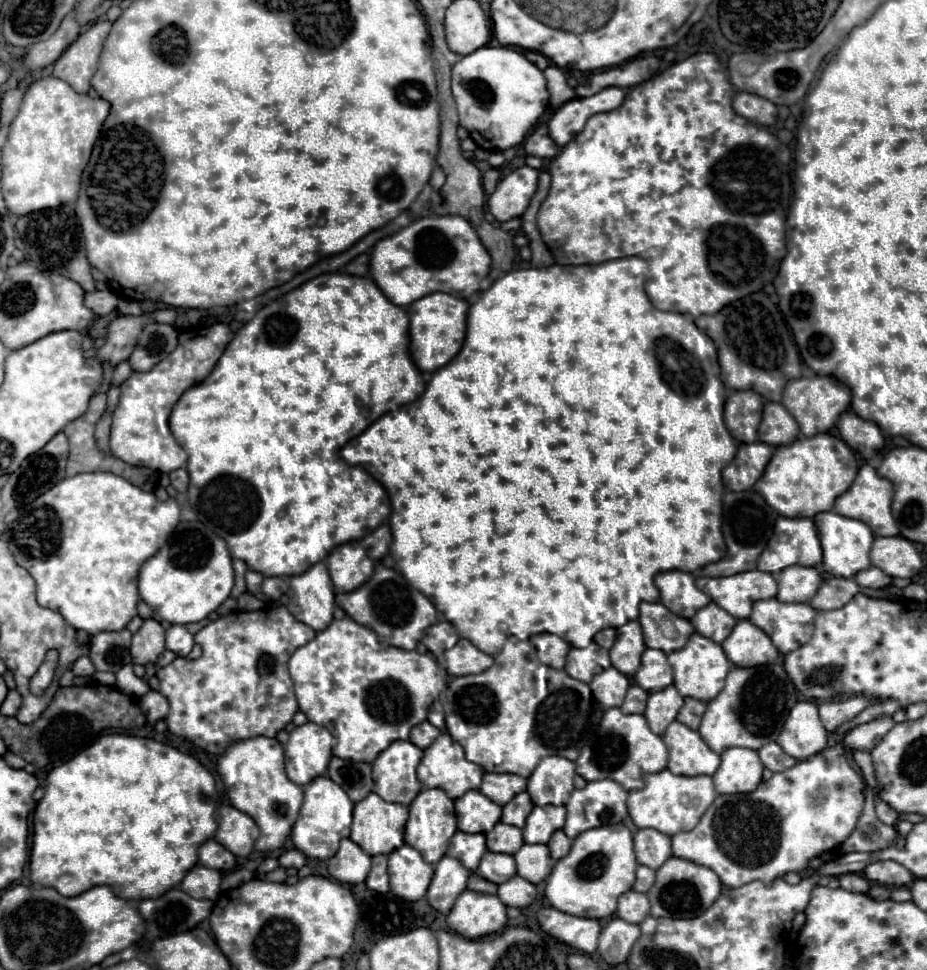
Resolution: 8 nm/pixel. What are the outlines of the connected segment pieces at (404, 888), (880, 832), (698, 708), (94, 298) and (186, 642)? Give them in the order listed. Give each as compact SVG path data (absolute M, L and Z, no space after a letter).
M404 844L388 854L388 876L390 890L404 900L420 900L432 880L434 866L424 862L422 854L412 846Z
M868 792L868 800L864 804L864 810L858 818L856 830L852 836L848 836L840 846L838 852L876 852L880 848L886 848L888 844L898 842L898 832L894 826L886 826L878 820L874 812L874 802L872 802L872 792Z
M686 698L686 702L680 708L676 720L680 720L682 724L688 724L688 728L698 728L700 720L702 720L702 714L704 714L704 708L706 708L706 704L702 700Z
M96 290L96 292L88 292L84 298L84 304L94 312L94 316L108 316L110 312L116 310L118 304L118 296L110 290Z
M170 626L166 630L166 642L164 644L166 644L166 650L174 652L176 656L188 656L192 646L194 646L194 638L184 626Z

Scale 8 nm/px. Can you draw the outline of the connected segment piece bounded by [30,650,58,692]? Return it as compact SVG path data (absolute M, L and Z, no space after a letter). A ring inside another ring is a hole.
M50 650L42 662L42 666L38 668L38 672L32 676L30 680L30 688L32 692L42 692L50 682L52 682L52 672L56 668L58 662L58 650Z

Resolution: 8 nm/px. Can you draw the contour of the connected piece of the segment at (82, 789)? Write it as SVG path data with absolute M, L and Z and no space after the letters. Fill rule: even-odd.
M106 734L106 736L98 738L92 746L88 746L86 750L76 754L72 760L54 768L46 778L46 794L38 802L36 812L34 812L34 840L32 840L32 852L30 852L32 882L36 882L40 886L54 888L62 896L78 896L78 894L86 892L88 888L100 886L100 884L114 886L118 896L124 896L126 900L132 900L132 902L162 896L164 892L168 892L176 884L180 884L180 880L188 874L188 870L196 866L200 844L204 844L216 832L216 820L214 820L216 808L212 802L214 788L216 788L216 784L214 784L212 774L208 770L204 770L198 760L194 760L190 754L178 752L176 748L172 748L168 744L162 744L162 742L156 742L150 738L126 736L126 734Z

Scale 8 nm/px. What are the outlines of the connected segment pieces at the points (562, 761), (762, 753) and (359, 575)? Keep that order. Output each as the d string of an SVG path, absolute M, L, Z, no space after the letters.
M546 756L528 778L528 794L536 806L562 806L574 790L574 762L562 756Z
M768 742L764 748L760 748L758 756L760 756L762 764L766 768L770 768L772 772L780 772L780 770L792 768L792 764L796 764L796 760L792 756L788 756L776 742Z
M348 542L332 550L326 560L330 578L338 592L352 592L372 576L372 560L358 542Z

